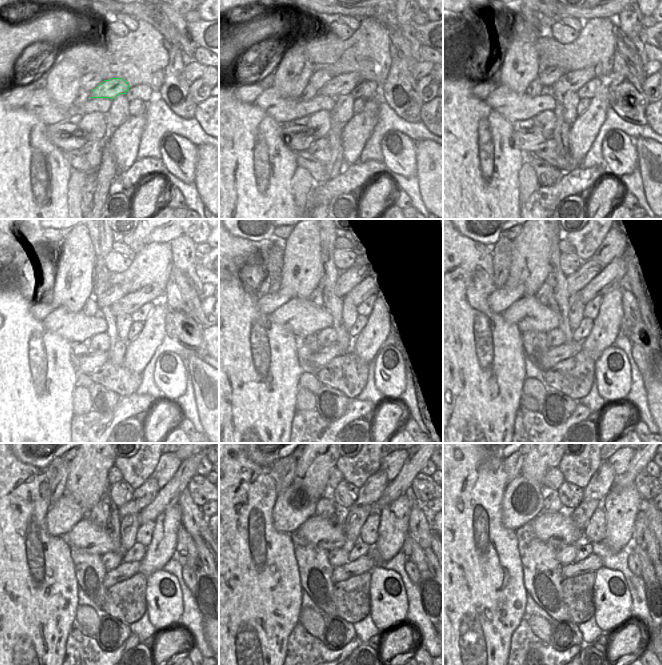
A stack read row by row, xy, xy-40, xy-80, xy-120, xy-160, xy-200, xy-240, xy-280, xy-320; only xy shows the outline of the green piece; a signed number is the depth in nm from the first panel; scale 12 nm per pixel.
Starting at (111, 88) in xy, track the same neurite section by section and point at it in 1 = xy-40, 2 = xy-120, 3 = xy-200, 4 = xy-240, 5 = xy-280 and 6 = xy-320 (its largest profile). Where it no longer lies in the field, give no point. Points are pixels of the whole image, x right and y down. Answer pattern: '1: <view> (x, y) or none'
1: xy-40 (344, 83)
2: xy-120 (128, 304)
3: xy-200 (611, 277)
4: xy-240 (169, 495)
5: xy-280 (414, 464)
6: xy-320 (638, 463)

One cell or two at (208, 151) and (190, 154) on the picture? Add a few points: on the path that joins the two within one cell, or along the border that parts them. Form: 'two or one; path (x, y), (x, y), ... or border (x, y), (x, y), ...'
two; border (197, 146), (194, 176)

